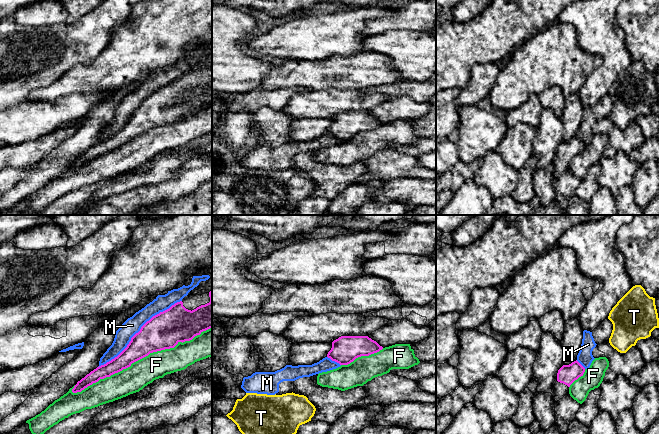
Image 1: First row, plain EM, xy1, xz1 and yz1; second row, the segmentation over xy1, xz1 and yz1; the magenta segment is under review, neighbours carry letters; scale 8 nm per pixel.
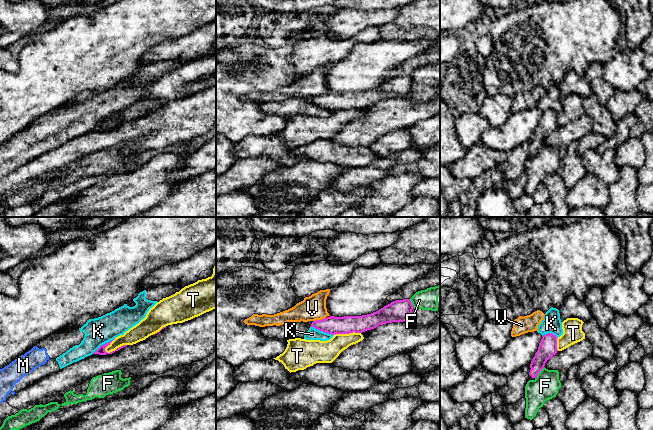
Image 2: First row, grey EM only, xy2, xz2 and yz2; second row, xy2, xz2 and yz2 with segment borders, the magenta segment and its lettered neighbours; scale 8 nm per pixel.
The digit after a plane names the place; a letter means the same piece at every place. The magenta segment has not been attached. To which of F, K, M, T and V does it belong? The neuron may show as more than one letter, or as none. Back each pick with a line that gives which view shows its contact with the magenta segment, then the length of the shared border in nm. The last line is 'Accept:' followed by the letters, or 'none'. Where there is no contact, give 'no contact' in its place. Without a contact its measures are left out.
Accept: none

